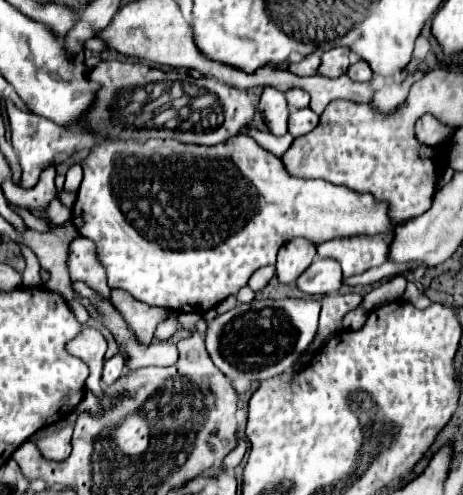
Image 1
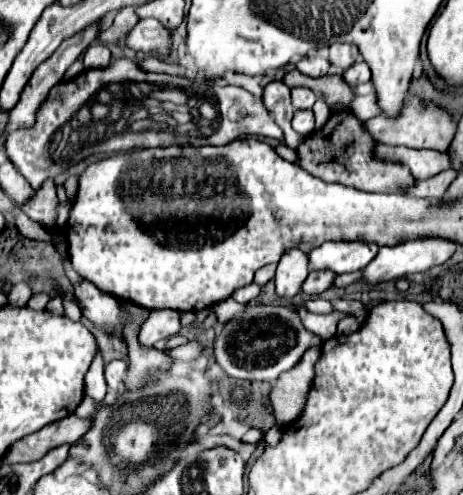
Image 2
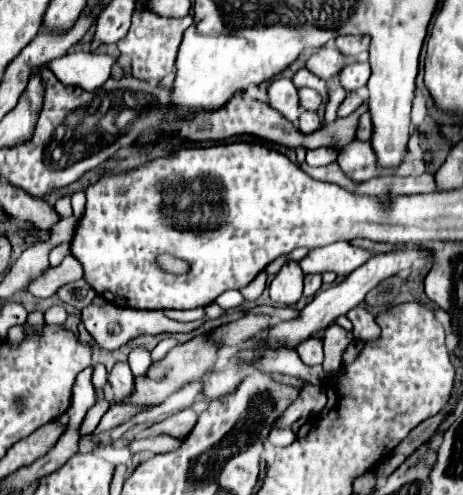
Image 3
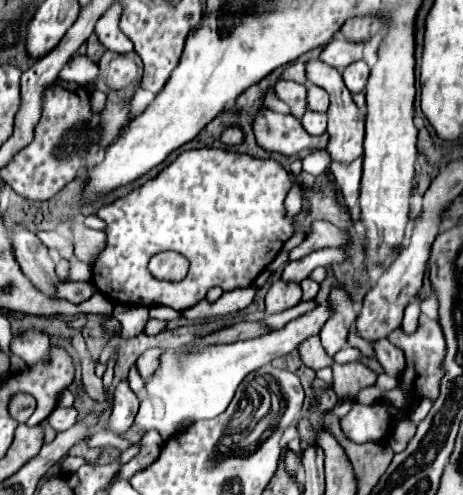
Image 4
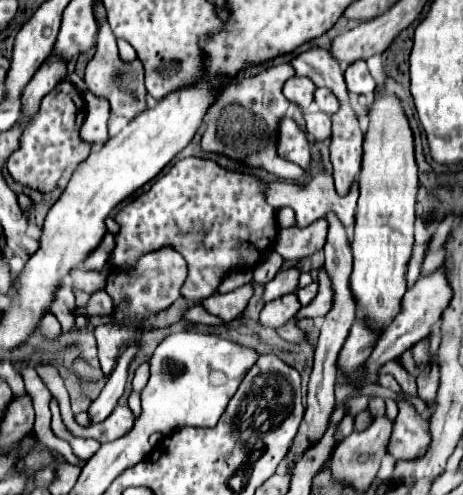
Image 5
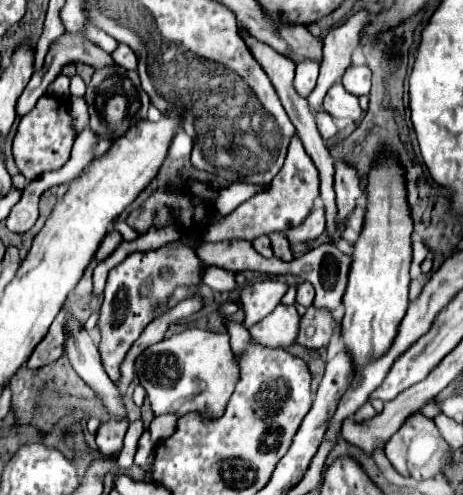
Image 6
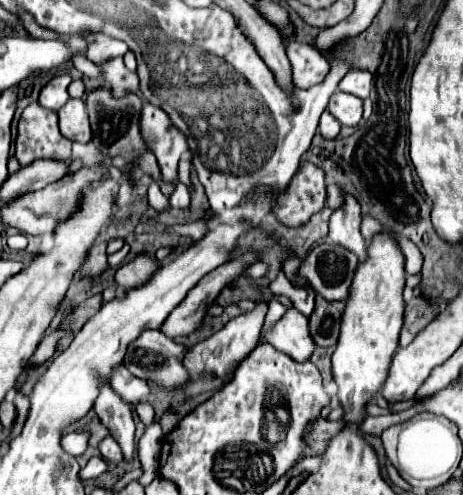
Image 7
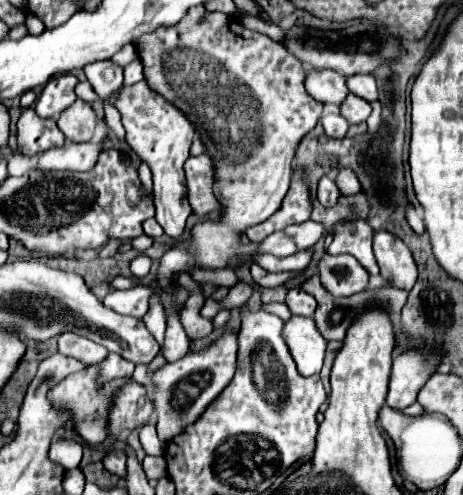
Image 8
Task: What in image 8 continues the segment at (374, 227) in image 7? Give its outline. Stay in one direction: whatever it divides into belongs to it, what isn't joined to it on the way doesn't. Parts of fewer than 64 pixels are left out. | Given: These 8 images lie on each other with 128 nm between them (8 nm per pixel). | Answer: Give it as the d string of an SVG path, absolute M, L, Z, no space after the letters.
M374 230L374 256L386 284L412 290L418 268L410 248L398 236L386 230Z

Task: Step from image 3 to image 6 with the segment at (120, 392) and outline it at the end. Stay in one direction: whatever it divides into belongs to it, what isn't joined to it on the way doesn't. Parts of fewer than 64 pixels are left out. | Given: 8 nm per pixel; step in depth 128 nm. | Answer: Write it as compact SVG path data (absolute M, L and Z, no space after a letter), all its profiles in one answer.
M110 418L100 424L96 432L96 444L98 450L104 456L112 456L122 450L122 440L128 430L128 418Z

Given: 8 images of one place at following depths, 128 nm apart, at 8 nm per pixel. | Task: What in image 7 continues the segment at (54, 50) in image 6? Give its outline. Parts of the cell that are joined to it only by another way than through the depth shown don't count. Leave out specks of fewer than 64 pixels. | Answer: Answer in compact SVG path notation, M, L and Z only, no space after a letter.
M112 58L106 60L102 64L98 64L102 78L106 82L110 82L114 96L124 96L126 92L136 92L138 94L138 76L136 72L128 72L128 68L124 66L122 58Z

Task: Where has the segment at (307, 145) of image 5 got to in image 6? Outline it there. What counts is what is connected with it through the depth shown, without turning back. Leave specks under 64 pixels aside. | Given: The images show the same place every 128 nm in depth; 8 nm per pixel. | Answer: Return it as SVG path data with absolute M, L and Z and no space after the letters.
M298 136L290 140L288 146L288 156L282 172L272 180L270 190L256 194L248 202L240 204L232 214L222 216L218 222L210 224L204 232L204 240L208 242L218 242L218 240L232 240L232 238L242 238L242 240L254 240L262 234L270 232L284 232L288 228L296 228L312 210L314 198L318 196L318 172L316 166L312 164L310 156L304 152L304 146Z

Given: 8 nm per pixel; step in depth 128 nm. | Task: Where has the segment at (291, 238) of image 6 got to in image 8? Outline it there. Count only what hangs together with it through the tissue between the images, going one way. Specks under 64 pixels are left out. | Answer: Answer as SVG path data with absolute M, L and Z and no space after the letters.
M348 168L346 170L340 170L334 182L340 188L340 194L342 196L352 196L352 194L360 192L360 184L356 180L356 174L354 172L348 172Z

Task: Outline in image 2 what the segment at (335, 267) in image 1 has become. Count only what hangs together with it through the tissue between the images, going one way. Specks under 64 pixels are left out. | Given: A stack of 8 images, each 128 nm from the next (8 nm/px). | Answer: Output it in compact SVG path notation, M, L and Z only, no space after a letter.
M312 270L302 284L302 290L306 294L322 294L328 288L332 288L334 278L336 278L336 274L332 270Z

